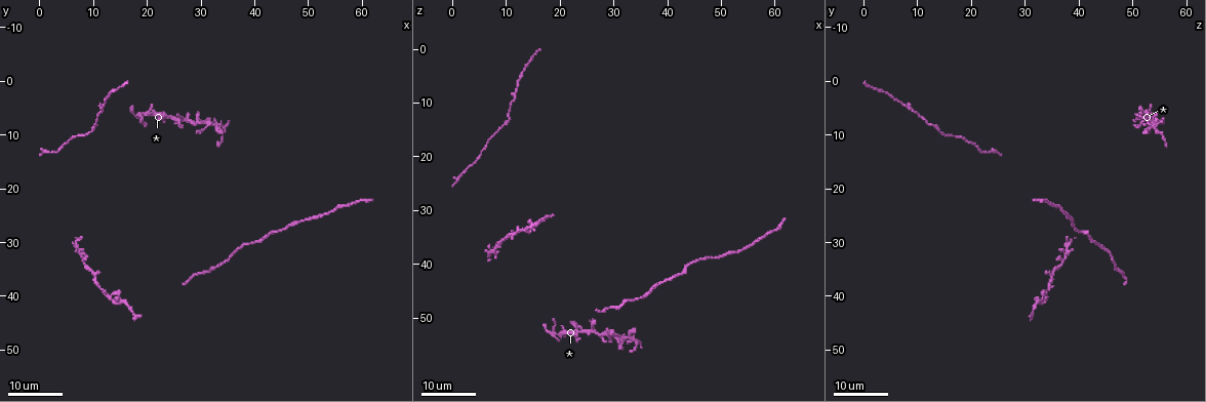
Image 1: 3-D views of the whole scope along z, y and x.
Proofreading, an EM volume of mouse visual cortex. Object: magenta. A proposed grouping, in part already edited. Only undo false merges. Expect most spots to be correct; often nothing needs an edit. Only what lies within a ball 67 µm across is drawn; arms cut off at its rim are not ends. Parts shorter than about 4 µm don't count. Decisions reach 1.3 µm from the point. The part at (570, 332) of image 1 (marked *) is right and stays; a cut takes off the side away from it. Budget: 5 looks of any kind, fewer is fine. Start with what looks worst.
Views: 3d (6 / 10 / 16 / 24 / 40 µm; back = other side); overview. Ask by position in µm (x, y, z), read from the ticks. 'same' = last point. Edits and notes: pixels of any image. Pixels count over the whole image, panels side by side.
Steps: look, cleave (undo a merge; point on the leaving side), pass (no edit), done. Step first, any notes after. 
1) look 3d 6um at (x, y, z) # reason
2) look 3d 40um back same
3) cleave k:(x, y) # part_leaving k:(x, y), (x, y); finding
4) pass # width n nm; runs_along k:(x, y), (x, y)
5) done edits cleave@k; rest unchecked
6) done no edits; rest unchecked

look 3d 24um at (11.5, 5.0, 7.5) # thick turns thin

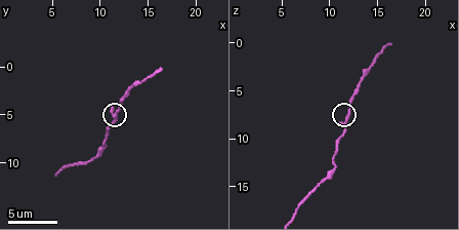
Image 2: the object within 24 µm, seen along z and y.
look 3d 10um at (12.0, 4.6, 7.8)

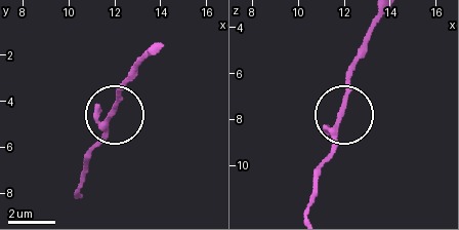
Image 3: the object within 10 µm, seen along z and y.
pass # arms 3; runs_along 3:(309, 212), (316, 177), (344, 106), (348, 67); all the same neuron

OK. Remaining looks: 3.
look 3d 24um at (36.5, 31.0, 45.0)

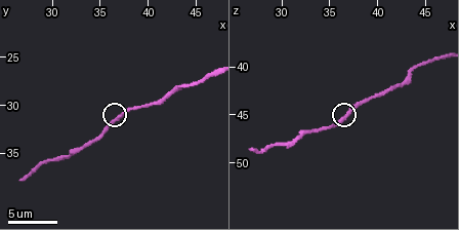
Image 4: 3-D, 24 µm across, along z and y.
look 3d 10um at (37.0, 31.4, 44.8)

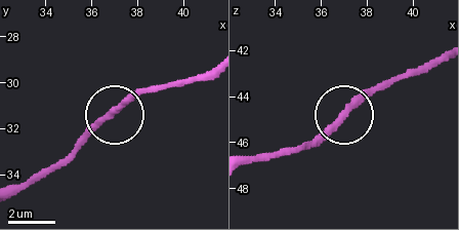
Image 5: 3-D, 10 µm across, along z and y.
pass # one neuron here

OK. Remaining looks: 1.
look 3d 6um at (40.6, 30.0, 42.6) # thick turns thin

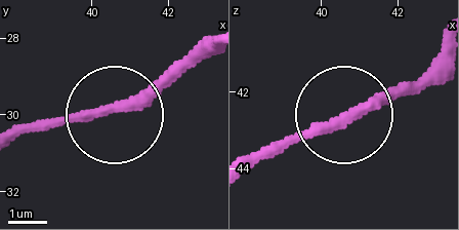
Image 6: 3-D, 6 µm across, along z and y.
pass # one neuron here

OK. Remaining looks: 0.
done no edits; rest unchecked

